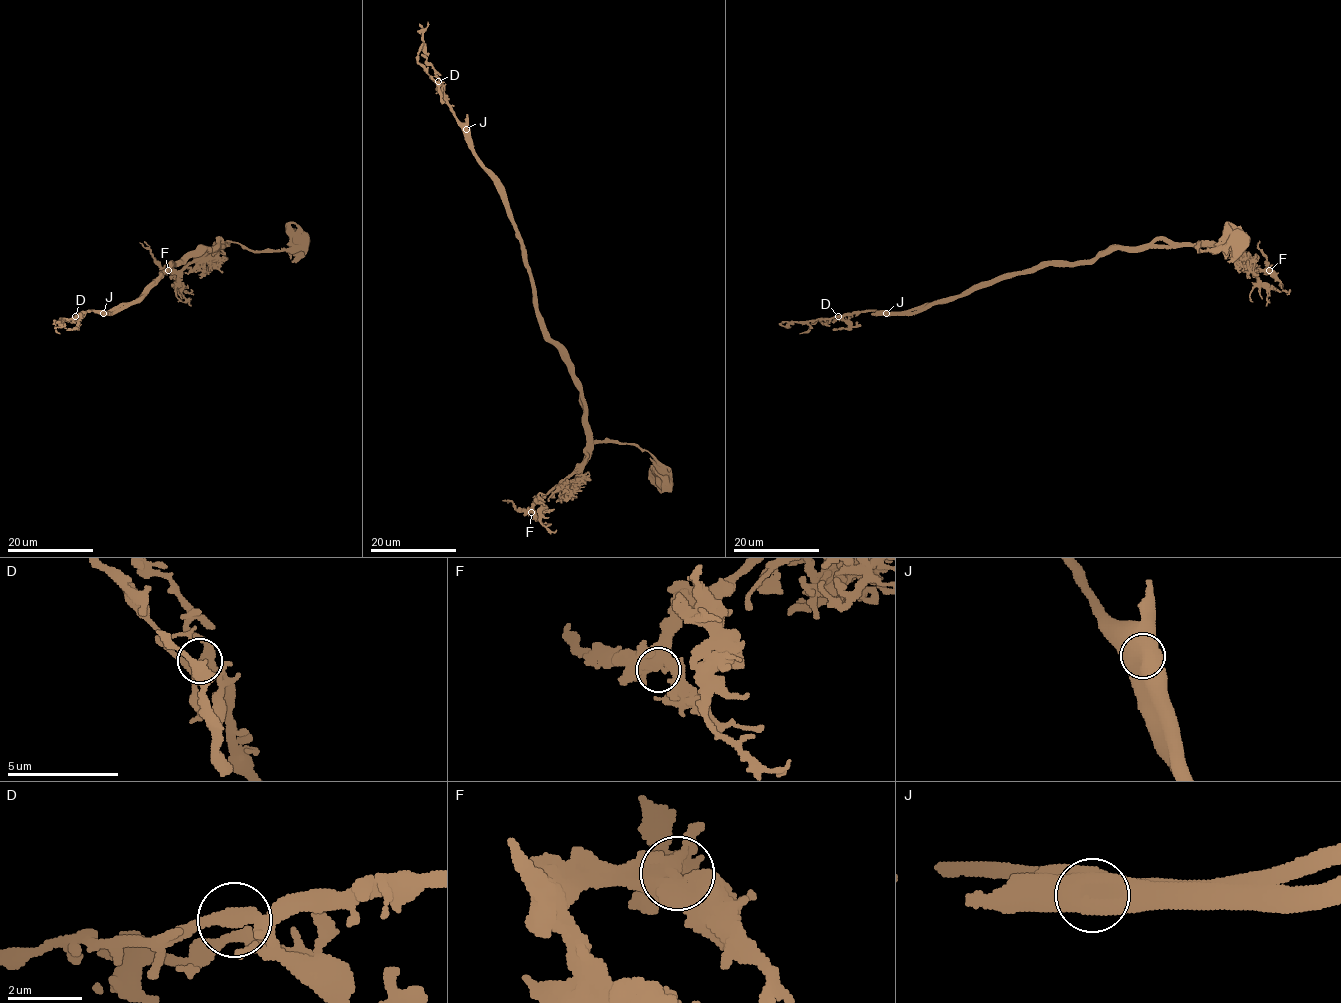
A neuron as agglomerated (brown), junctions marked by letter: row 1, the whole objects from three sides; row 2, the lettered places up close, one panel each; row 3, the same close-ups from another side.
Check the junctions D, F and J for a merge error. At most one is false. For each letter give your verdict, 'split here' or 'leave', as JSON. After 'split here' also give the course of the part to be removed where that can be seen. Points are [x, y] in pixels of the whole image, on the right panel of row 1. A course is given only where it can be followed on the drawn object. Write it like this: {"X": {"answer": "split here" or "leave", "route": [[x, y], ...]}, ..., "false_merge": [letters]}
{"D": {"answer": "leave"}, "F": {"answer": "leave"}, "J": {"answer": "split here", "route": [[885, 313], [919, 313], [1050, 265], [1091, 264], [1115, 249], [1220, 244], [1252, 270], [1265, 270], [1258, 242]]}, "false_merge": ["J"]}

